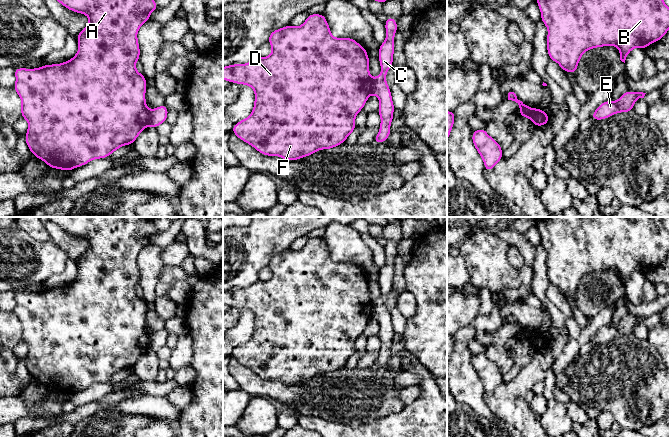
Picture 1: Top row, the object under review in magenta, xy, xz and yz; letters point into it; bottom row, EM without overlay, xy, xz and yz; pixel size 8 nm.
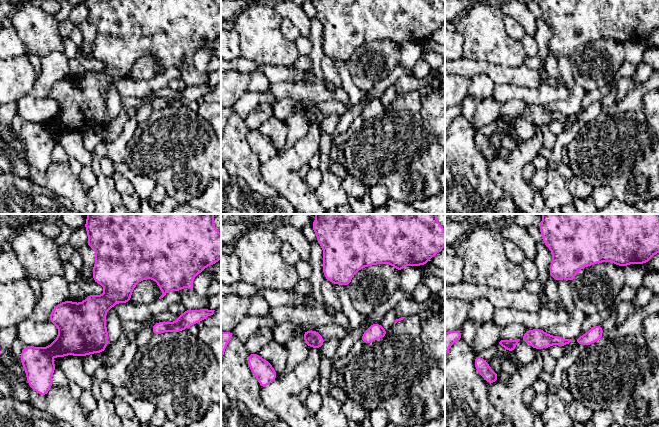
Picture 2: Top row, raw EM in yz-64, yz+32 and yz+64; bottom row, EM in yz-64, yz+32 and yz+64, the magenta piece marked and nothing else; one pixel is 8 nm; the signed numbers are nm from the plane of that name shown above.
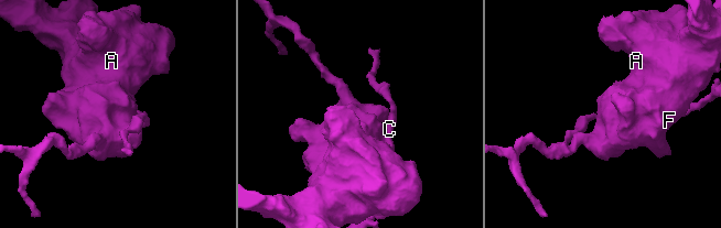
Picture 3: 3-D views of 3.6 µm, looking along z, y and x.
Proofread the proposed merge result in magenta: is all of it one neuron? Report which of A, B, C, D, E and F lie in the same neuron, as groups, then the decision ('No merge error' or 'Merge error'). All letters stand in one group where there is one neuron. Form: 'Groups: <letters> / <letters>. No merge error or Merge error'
Groups: A B D F / C E. Merge error

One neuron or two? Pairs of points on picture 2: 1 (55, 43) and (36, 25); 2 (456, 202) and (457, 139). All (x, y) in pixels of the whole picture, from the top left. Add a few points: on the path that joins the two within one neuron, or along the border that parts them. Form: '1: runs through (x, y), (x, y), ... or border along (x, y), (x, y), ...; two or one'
1: runs through (50, 39), (41, 30); one
2: border along (455, 175), (464, 178), (475, 191); two

